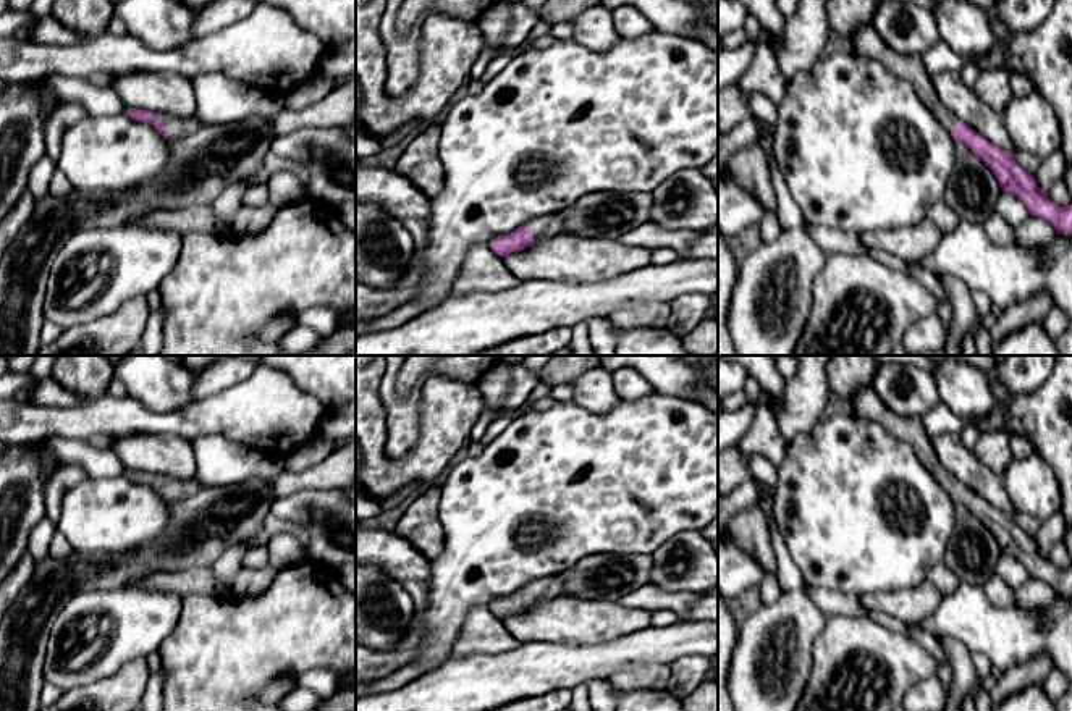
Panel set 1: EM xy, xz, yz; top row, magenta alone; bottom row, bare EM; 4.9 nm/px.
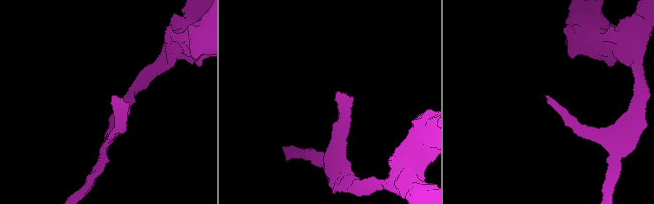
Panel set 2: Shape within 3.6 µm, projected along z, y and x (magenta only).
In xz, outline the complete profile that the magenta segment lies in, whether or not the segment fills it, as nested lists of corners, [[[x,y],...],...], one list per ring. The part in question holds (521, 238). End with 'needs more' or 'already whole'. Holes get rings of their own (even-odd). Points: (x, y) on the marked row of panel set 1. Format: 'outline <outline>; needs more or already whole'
outline [[[548,213],[529,220],[508,234],[496,236],[488,246],[495,254],[504,259],[509,252],[522,250],[542,238],[559,234],[559,228],[561,215]]]; needs more

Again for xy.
outline [[[126,108],[133,120],[152,124],[165,139],[178,141],[192,134],[200,124],[200,118],[196,113],[192,118],[176,118],[165,113]]]; needs more

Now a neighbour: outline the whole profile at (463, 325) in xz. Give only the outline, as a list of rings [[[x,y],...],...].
[[[679,257],[668,265],[645,265],[597,283],[522,280],[498,292],[451,294],[401,326],[356,336],[356,356],[475,356],[500,344],[572,328],[593,317],[606,317],[637,302],[671,302],[681,294],[718,291],[718,259]]]

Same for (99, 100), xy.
[[[50,74],[42,79],[63,102],[82,105],[89,116],[116,116],[126,107],[112,87],[95,86],[86,78]]]

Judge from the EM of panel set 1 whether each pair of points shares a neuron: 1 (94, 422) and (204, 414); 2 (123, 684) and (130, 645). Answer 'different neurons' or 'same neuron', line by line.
1: same neuron
2: different neurons

